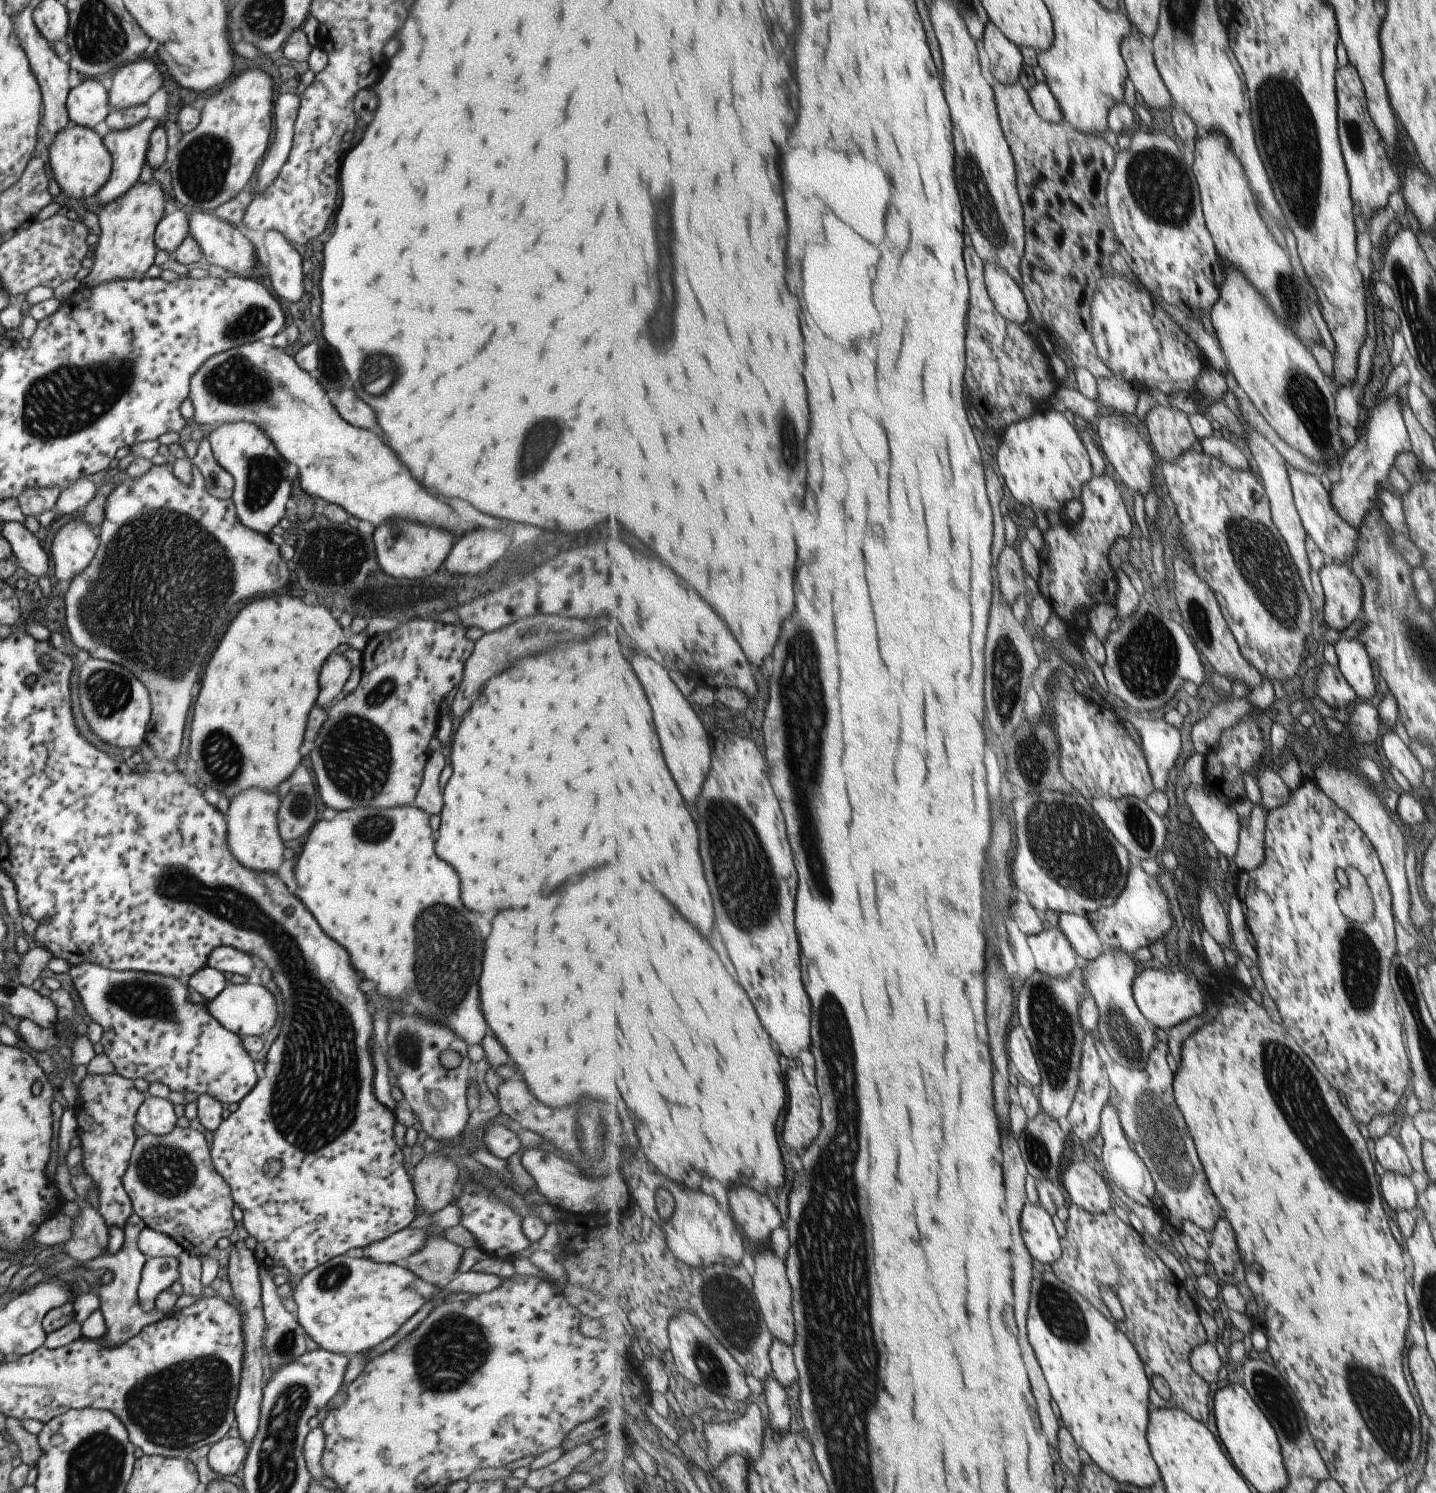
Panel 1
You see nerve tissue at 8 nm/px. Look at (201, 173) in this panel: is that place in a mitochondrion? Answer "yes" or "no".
yes

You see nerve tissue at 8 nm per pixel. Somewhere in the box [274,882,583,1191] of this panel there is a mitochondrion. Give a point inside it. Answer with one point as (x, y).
(445, 950)

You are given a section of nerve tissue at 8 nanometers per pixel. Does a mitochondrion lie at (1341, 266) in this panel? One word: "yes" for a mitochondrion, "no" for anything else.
no

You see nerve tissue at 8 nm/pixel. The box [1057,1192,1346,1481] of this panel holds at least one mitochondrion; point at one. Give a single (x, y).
(1274, 1394)

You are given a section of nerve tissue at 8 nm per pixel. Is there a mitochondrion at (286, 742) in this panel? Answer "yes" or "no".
no

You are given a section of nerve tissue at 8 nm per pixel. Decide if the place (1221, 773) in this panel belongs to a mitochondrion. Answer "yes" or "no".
no

